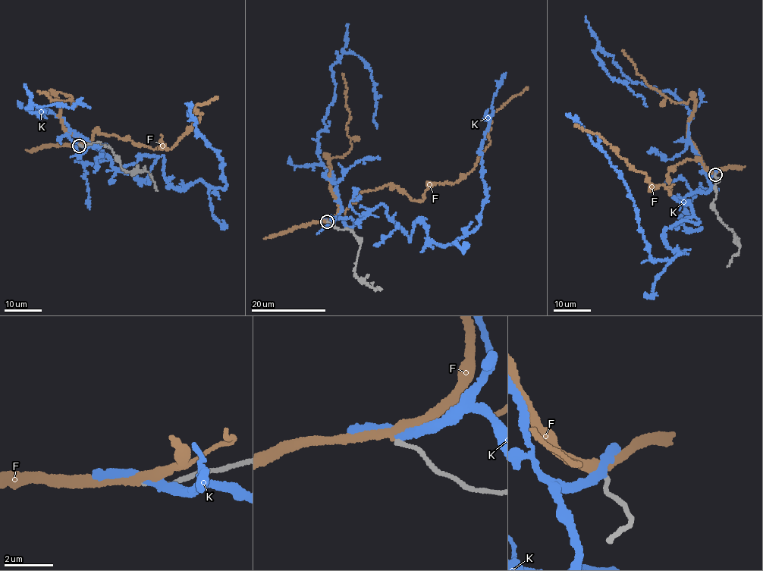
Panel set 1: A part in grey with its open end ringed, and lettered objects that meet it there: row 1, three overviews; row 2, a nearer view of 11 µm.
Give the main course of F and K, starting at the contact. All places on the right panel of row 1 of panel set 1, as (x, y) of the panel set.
F: (714, 174), (686, 159), (669, 170), (669, 194), (662, 185), (649, 191), (647, 174), (573, 124)
K: (714, 174), (708, 190), (673, 196), (699, 221), (665, 228), (679, 252), (655, 261), (620, 172), (566, 113)

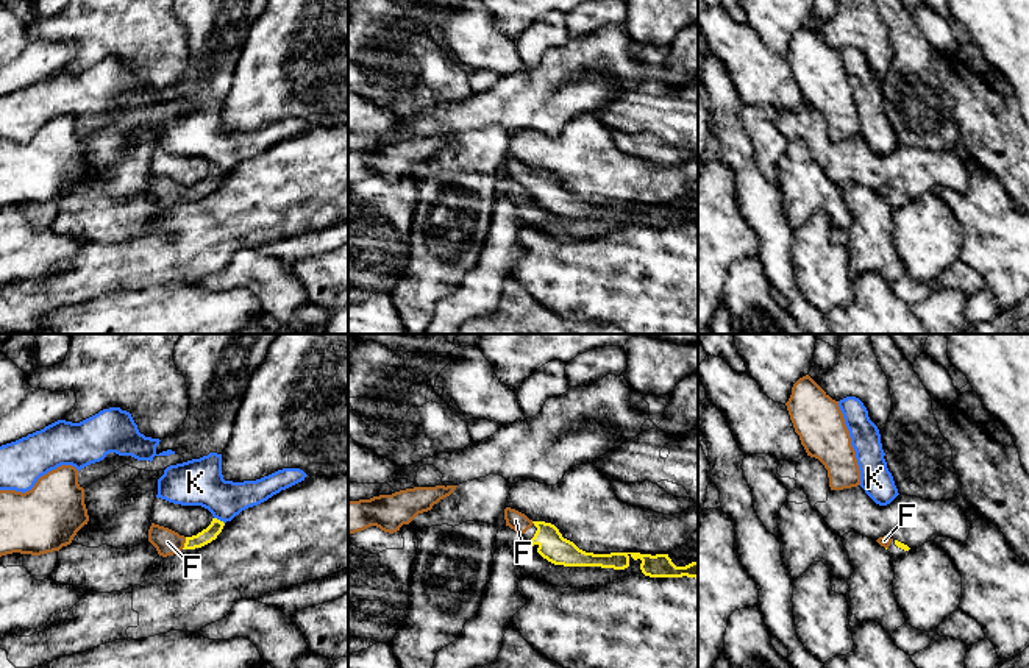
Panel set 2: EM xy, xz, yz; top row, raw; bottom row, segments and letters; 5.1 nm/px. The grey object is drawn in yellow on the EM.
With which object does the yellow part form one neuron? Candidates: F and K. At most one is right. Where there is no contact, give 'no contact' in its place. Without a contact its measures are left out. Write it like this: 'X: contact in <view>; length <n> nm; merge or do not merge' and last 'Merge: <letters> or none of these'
F: contact in xy; length 70 nm; merge
K: contact in xy; length 70 nm; do not merge
Merge: F

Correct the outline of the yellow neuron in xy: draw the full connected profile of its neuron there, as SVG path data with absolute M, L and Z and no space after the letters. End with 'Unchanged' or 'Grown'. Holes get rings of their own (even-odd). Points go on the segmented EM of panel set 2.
M212 518L206 529L197 535L184 537L169 528L151 523L148 529L148 542L156 548L159 556L167 557L181 549L195 549L211 543L222 532L223 526L223 521Z. Grown

